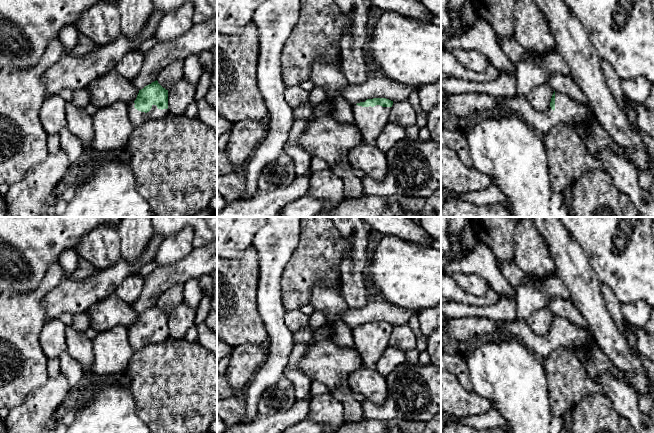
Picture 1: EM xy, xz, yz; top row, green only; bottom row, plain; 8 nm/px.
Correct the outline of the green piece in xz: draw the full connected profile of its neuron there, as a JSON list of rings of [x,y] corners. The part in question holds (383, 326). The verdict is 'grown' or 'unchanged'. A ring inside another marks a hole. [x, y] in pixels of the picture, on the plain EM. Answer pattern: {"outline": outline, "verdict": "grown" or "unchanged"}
{"outline": [[[373,322],[352,330],[355,348],[362,359],[362,366],[376,368],[377,361],[387,348],[393,325]]], "verdict": "grown"}

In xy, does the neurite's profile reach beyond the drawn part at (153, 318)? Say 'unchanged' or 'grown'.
grown

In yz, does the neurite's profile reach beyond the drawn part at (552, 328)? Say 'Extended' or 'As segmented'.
Extended

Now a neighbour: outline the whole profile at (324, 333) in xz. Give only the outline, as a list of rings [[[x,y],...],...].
[[[325,324],[323,327],[318,329],[313,335],[313,343],[319,343],[322,341],[330,340],[330,337],[333,333],[333,326],[331,324]]]

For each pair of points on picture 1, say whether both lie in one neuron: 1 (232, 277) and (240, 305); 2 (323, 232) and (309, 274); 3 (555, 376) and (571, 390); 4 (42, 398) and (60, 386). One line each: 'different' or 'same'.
1: same
2: same
3: same
4: same

